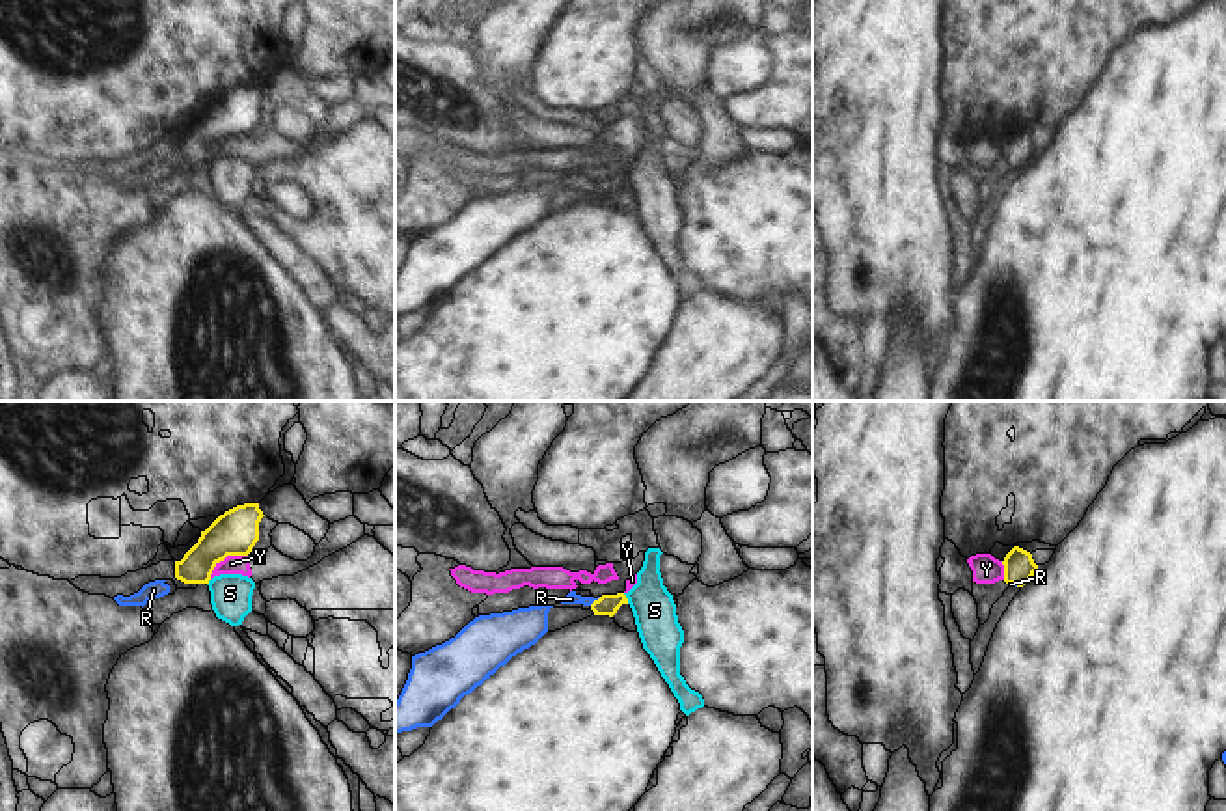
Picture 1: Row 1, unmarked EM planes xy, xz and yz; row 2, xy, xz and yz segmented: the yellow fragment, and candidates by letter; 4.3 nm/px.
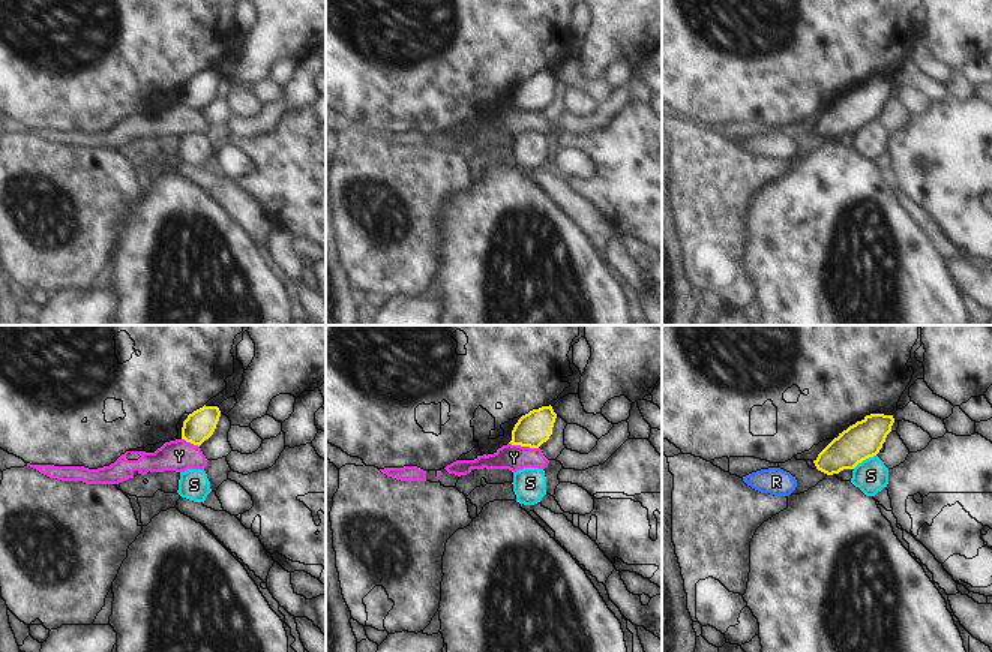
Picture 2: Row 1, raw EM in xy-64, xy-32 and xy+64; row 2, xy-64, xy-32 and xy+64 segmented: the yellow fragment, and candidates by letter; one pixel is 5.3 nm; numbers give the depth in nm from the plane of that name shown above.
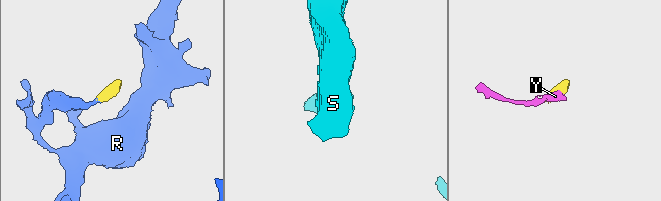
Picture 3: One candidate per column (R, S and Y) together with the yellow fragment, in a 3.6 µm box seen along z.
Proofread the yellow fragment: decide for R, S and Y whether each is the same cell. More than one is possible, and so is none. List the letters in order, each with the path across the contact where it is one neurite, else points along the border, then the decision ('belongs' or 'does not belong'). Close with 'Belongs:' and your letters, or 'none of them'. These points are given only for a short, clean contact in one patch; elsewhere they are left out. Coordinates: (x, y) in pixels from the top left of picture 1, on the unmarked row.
R: runs through xz (608, 187), (595, 183), (571, 181); belongs
S: border along xz (623, 176), (628, 185); does not belong
Y: border along xy (246, 137), (228, 137), (209, 161); does not belong
Belongs: R

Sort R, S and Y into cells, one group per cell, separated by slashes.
R / S / Y

